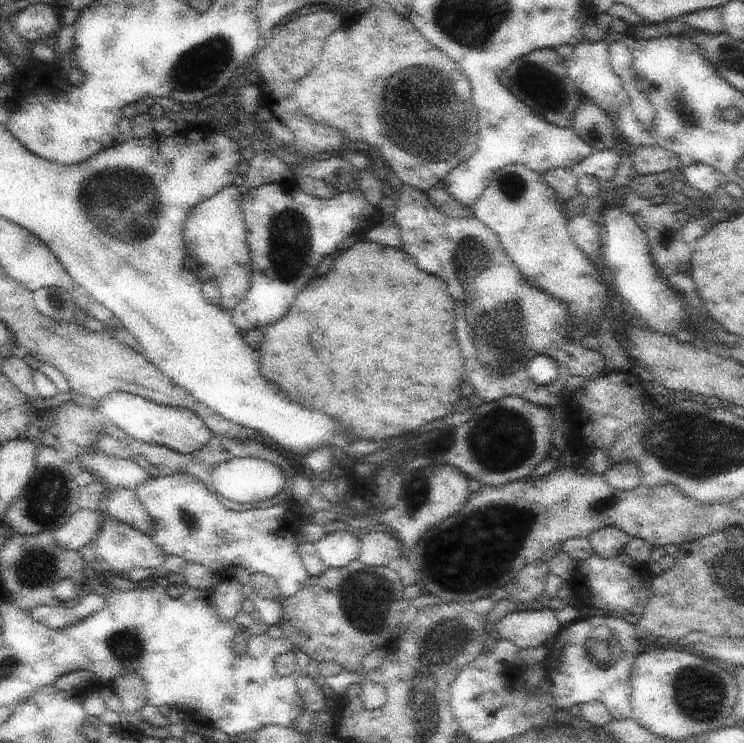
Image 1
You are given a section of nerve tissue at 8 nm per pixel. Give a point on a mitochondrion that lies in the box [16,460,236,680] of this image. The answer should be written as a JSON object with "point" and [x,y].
{"point":[47,502]}

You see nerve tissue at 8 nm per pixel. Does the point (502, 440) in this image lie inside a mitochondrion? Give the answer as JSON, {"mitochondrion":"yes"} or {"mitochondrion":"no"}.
{"mitochondrion":"yes"}

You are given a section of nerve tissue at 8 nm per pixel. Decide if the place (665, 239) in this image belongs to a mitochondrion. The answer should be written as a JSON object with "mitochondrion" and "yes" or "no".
{"mitochondrion":"yes"}

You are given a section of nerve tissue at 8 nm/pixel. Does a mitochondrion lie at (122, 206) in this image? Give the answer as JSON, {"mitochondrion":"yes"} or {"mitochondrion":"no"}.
{"mitochondrion":"yes"}

